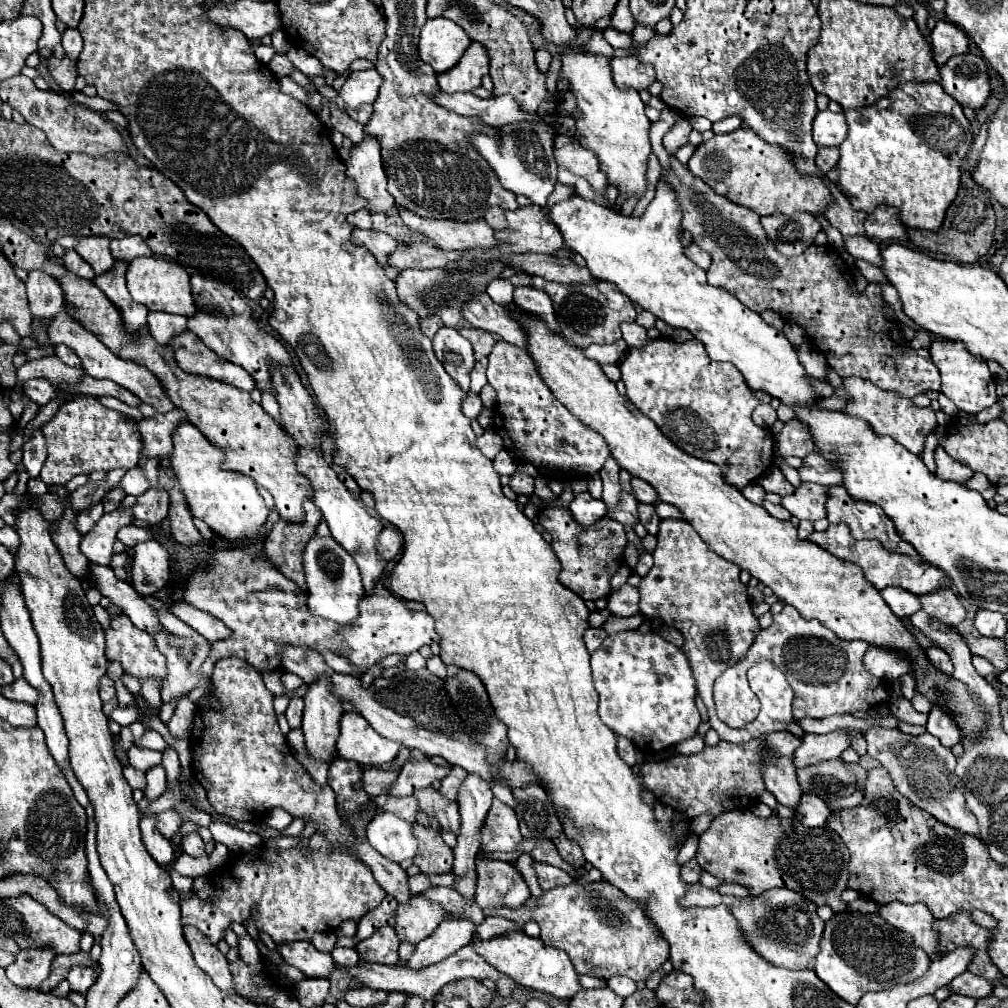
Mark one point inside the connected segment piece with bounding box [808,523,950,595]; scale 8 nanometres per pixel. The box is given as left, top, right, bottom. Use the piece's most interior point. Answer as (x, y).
(881, 567)

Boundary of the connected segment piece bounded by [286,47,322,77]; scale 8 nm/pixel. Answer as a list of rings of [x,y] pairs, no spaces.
[[[292,47],[286,55],[288,55],[288,59],[294,63],[294,67],[300,69],[304,75],[308,75],[308,77],[322,75],[322,63],[320,63],[314,55],[306,53],[304,49],[300,49],[300,47]]]

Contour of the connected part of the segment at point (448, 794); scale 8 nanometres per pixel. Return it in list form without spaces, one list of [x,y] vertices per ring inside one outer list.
[[[454,765],[448,775],[443,779],[439,791],[447,799],[456,801],[458,790],[467,776],[467,772],[461,767]]]

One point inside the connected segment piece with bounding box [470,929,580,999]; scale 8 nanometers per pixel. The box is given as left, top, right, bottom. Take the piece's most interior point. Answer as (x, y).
(528, 961)

